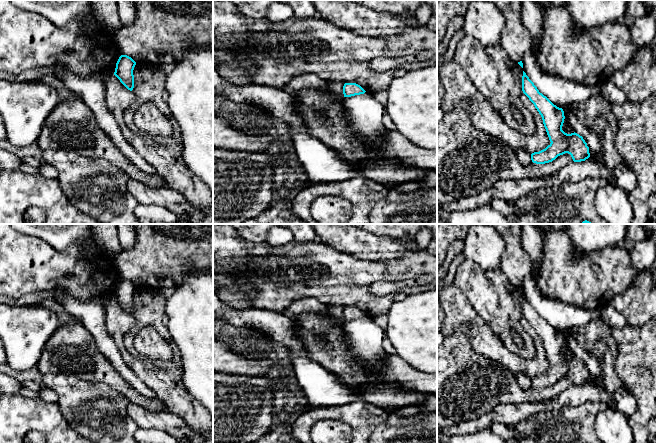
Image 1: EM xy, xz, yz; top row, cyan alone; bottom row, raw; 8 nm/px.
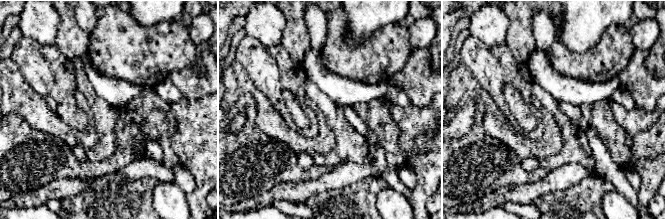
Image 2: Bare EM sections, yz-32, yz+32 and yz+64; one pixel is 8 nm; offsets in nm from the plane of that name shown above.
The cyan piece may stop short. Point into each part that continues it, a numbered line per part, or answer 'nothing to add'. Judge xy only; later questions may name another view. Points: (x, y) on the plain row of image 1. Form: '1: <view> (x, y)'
nothing to add

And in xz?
nothing to add

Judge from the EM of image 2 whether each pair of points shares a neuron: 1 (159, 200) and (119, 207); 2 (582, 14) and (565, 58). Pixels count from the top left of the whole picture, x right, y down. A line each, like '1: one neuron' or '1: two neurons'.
1: two neurons
2: two neurons

